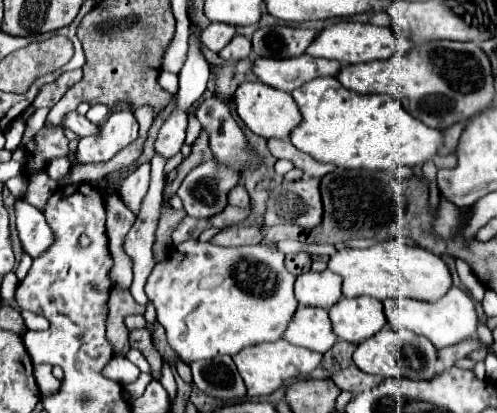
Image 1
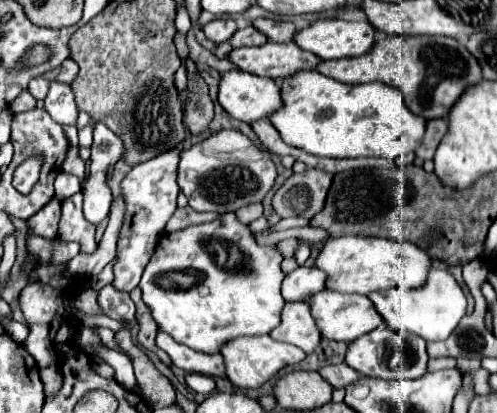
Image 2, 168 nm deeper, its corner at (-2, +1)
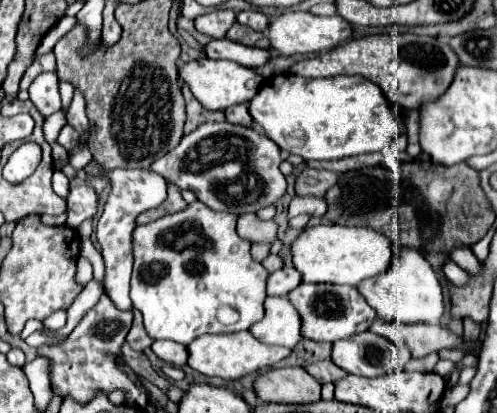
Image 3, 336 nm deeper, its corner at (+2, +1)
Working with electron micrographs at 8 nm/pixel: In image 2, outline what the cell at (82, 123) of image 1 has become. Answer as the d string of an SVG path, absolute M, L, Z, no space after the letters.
M52 81L48 95L44 99L44 109L52 119L56 119L56 123L74 125L78 117L78 109L74 103L72 87L60 81Z

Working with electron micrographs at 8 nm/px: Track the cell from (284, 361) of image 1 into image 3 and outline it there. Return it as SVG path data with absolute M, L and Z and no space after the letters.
M240 331L240 333L228 333L228 335L202 335L196 339L196 343L188 345L188 365L208 377L222 377L228 381L242 379L244 375L256 373L260 369L272 367L274 363L282 361L292 353L288 347L276 347L276 345L266 345L260 343L250 335L250 331Z

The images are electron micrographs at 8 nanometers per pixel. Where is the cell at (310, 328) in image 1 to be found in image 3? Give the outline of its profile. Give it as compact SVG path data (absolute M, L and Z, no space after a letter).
M268 297L266 315L260 323L250 327L250 333L268 345L282 345L294 349L302 339L302 319L288 297Z

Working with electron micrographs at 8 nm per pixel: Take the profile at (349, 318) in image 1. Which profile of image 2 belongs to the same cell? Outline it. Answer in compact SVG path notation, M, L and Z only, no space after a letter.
M324 289L324 291L318 291L316 295L310 295L304 301L308 301L308 305L310 305L310 311L312 311L312 317L318 325L320 335L326 337L326 339L332 339L332 341L350 343L350 341L358 339L360 335L366 335L368 331L374 331L382 323L380 313L376 311L376 307L372 305L372 301L366 295L336 293L336 291Z

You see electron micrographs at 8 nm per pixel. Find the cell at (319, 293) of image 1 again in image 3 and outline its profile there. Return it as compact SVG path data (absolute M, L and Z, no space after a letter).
M282 267L282 269L274 271L274 273L270 273L270 277L268 277L268 295L286 297L300 283L302 283L300 271L296 271L294 267Z

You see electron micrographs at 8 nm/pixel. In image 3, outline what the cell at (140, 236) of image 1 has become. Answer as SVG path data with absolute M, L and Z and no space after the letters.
M154 341L152 351L168 365L174 367L186 367L188 363L188 347L176 343L176 341Z

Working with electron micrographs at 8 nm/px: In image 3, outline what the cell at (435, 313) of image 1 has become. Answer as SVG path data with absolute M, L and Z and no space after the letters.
M394 247L394 257L392 265L384 275L364 279L360 283L358 291L364 295L370 307L376 309L378 319L388 321L388 323L428 323L428 325L438 325L440 319L446 313L446 297L442 283L432 269L432 265L418 253L418 251L404 251L400 253Z

